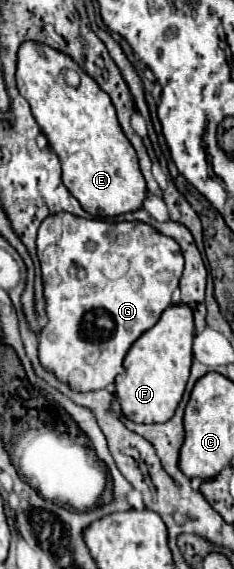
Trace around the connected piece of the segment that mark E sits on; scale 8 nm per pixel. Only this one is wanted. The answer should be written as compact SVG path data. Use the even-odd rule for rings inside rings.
M24 42L24 46L20 46L16 84L20 94L28 100L50 148L60 158L64 186L80 206L96 218L114 218L140 210L146 198L146 182L138 166L136 150L124 136L108 94L104 94L72 58L36 42ZM64 68L80 72L78 88L70 88L64 82Z

